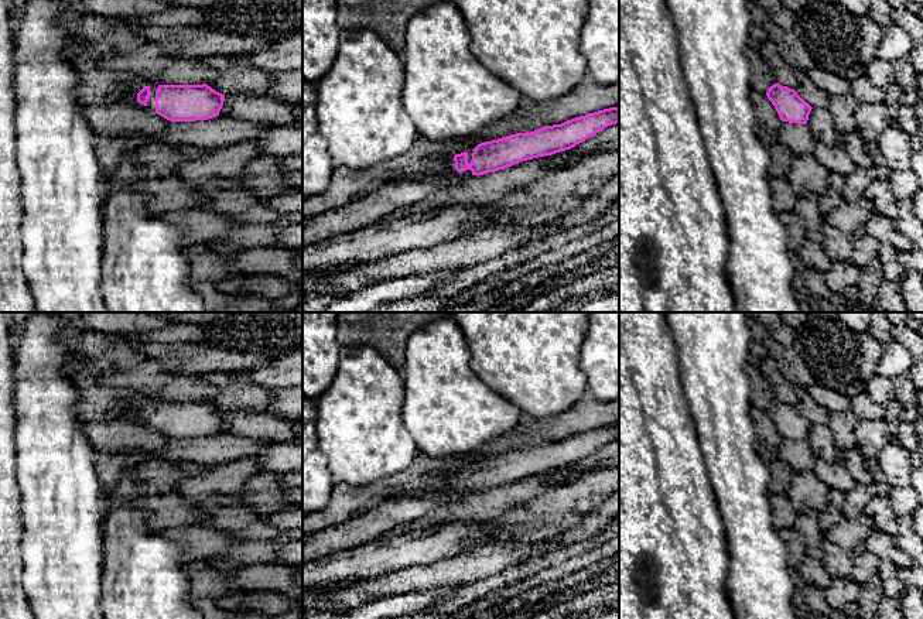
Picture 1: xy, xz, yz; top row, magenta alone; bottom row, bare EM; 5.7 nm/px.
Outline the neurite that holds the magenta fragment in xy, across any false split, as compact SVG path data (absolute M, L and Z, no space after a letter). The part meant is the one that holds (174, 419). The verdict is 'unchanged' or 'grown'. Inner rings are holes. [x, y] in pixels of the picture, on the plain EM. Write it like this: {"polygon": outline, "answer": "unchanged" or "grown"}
{"polygon": "M206 400L144 403L130 418L139 418L170 438L208 437L219 432L225 411Z", "answer": "grown"}

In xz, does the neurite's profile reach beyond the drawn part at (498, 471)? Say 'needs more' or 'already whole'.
needs more

